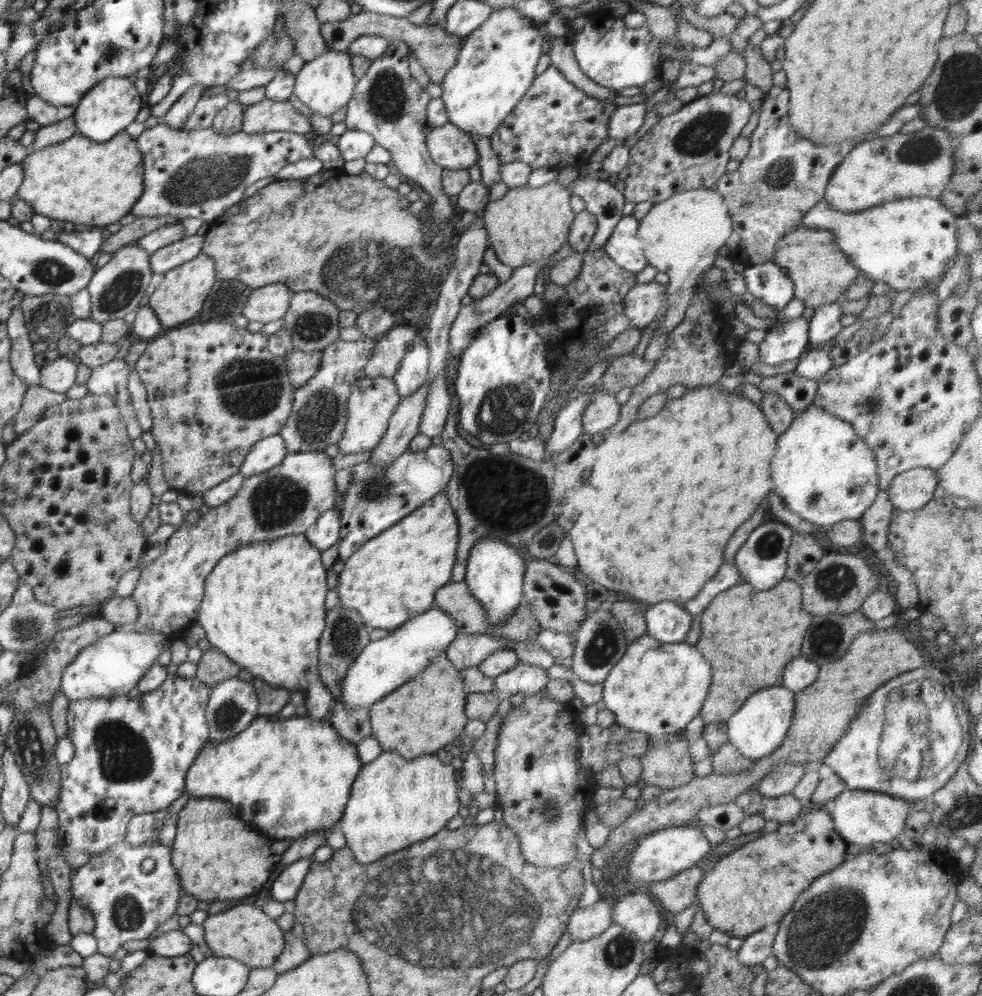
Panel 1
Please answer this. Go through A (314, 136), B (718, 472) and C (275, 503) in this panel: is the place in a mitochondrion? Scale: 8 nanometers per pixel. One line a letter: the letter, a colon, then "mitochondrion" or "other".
A: other
B: other
C: mitochondrion

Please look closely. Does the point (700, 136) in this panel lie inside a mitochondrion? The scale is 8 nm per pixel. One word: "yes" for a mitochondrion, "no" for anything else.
yes

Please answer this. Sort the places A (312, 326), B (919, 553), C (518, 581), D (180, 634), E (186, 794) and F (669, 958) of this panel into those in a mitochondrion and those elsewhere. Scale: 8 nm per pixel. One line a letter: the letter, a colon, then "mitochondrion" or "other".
A: mitochondrion
B: other
C: other
D: other
E: other
F: other

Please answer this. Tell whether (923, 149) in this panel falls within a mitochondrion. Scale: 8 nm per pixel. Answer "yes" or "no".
yes

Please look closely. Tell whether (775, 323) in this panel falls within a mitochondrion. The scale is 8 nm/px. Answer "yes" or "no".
no

